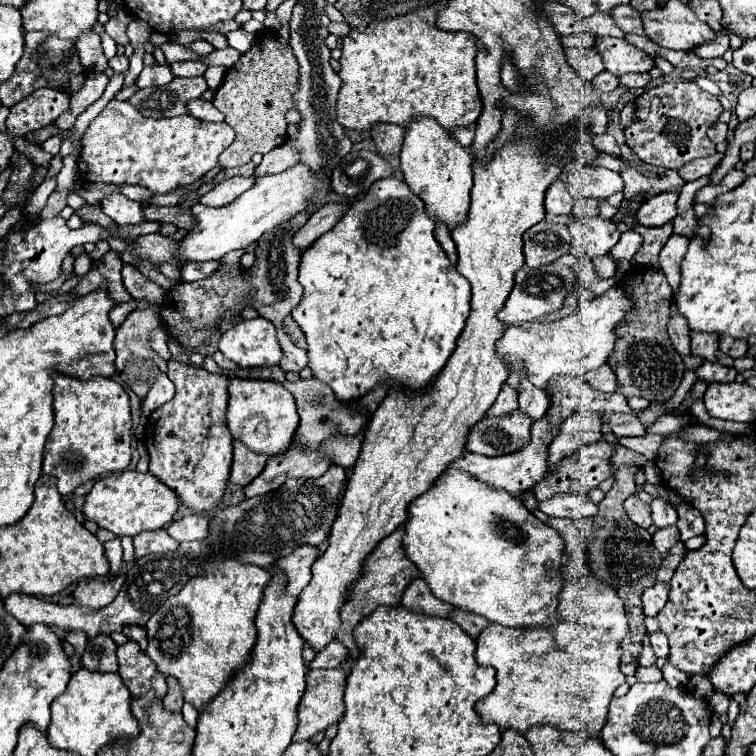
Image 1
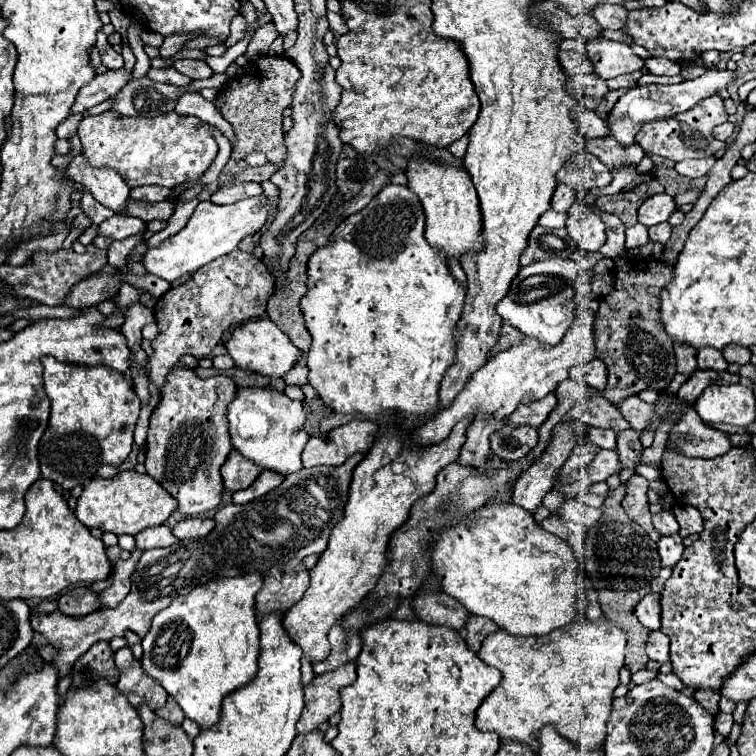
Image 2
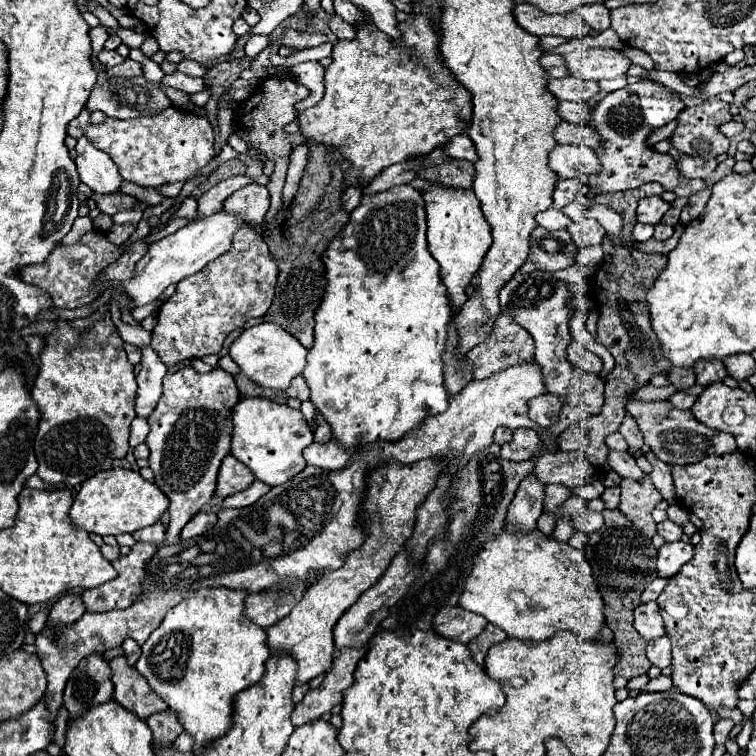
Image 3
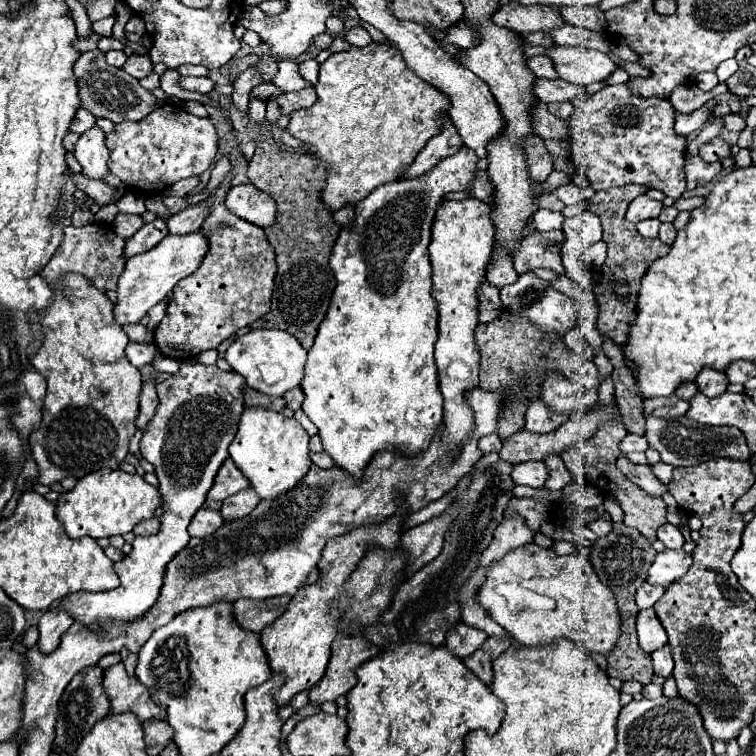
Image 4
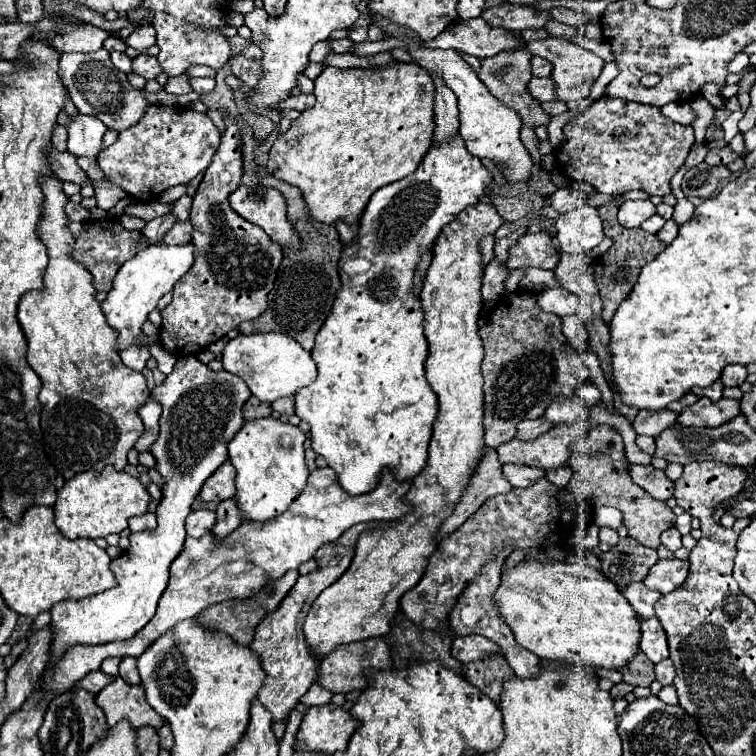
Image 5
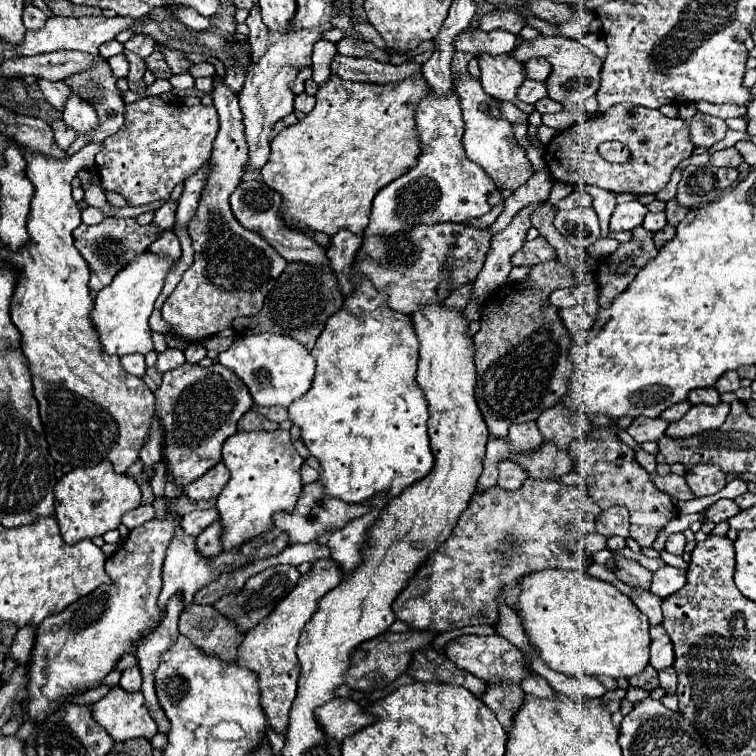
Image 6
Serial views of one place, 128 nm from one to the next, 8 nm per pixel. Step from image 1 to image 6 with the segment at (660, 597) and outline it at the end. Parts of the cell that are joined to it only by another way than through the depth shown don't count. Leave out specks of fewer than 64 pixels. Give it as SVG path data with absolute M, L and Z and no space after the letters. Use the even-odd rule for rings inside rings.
M660 624L652 626L650 638L652 638L652 642L650 642L650 664L656 670L672 666L674 664L674 650L672 650L672 644L670 644L666 630Z

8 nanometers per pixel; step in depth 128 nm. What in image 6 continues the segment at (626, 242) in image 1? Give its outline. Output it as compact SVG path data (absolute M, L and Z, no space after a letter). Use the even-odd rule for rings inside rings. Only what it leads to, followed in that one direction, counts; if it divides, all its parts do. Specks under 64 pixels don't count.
M658 212L658 214L648 214L642 222L642 226L648 230L648 232L658 232L660 228L666 226L666 214L664 212Z

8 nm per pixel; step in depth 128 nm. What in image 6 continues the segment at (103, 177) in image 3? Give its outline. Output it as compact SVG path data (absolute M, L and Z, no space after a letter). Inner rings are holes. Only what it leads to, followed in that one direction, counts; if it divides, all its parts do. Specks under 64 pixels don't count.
M72 94L70 100L66 102L62 120L64 120L64 124L68 124L68 128L72 128L76 132L76 140L68 148L68 154L72 156L82 146L88 144L86 136L98 128L98 116L96 116L96 110L88 102L84 102L80 96Z

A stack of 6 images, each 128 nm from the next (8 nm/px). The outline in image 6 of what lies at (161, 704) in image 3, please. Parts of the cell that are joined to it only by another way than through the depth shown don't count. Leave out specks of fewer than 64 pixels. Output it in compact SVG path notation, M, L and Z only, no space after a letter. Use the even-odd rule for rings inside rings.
M112 686L104 698L92 704L94 720L106 728L114 742L124 742L130 738L152 738L156 734L156 722L152 720L148 708L144 706L142 692L126 692L120 686Z

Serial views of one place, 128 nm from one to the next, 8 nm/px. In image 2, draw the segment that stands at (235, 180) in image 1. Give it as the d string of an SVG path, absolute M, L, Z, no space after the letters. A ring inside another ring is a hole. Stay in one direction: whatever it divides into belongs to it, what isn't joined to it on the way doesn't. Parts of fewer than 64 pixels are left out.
M234 182L234 184L224 184L220 186L212 196L210 202L214 204L232 204L238 200L244 200L248 196L256 196L262 192L262 186L256 182Z

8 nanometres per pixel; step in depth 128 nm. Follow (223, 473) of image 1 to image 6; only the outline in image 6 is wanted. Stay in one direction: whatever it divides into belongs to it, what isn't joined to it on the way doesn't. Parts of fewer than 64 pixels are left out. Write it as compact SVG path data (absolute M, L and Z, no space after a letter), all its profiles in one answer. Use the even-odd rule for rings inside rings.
M182 364L164 372L156 396L156 416L164 424L164 460L174 484L184 490L192 480L204 476L222 460L222 444L236 434L238 420L252 408L252 396L242 380L222 364L202 368ZM168 510L164 520L152 520L140 528L134 528L124 542L124 546L118 548L114 556L106 560L106 572L112 578L112 584L101 585L92 594L76 600L76 604L70 604L64 608L64 612L58 612L56 616L46 616L38 624L38 636L36 644L30 656L30 684L28 684L28 716L42 724L48 714L52 714L60 704L60 696L70 696L74 692L84 692L90 688L96 688L102 678L114 670L116 662L122 654L132 652L142 638L144 632L152 630L160 620L160 608L156 606L160 588L162 588L162 564L166 558L166 550L176 534L176 518L178 512Z

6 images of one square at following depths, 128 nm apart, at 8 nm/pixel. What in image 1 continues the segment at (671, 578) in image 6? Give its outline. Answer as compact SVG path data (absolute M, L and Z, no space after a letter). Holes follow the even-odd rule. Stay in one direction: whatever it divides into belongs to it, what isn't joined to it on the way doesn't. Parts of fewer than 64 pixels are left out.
M666 526L666 528L658 528L656 534L652 536L652 544L656 546L656 550L662 556L668 556L668 550L680 540L680 532L676 526Z

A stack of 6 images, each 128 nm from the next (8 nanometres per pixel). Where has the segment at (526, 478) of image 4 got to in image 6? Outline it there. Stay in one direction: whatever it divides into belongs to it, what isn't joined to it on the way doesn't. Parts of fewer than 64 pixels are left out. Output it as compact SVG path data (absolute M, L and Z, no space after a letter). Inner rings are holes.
M502 460L498 468L500 468L500 478L498 478L500 488L516 490L528 478L528 472L522 466L518 466L516 462L512 462L512 460Z

